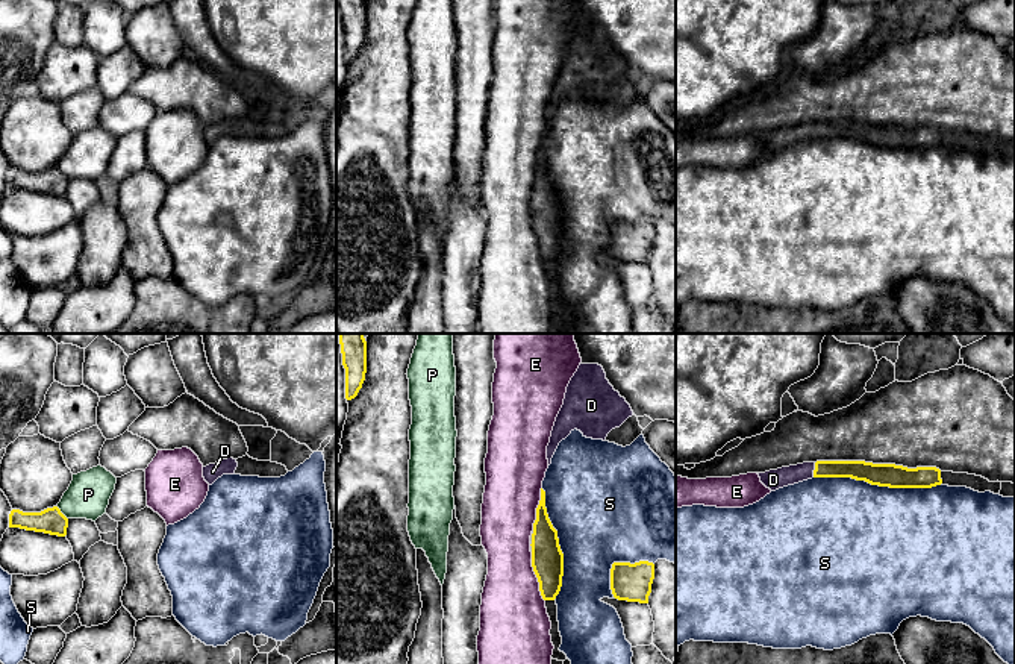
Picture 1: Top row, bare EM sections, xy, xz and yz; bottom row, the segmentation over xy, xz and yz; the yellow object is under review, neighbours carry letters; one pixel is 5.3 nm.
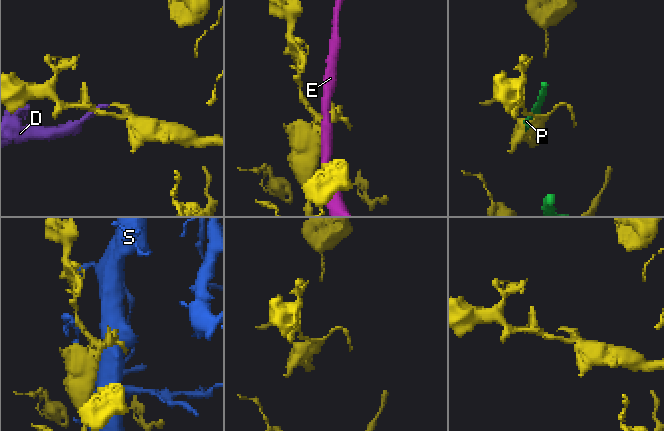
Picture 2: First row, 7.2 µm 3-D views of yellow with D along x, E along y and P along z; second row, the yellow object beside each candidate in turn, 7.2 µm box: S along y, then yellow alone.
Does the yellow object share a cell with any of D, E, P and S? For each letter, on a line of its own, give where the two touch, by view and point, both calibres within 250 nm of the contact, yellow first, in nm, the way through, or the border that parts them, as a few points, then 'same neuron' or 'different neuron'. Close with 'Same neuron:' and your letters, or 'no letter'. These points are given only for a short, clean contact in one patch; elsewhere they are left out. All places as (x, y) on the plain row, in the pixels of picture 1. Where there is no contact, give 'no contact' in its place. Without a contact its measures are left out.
D: yz (814, 131) | 110/110 nm | across yz (859, 131), (814, 131), (773, 140) | same neuron
E: xz (537, 237) | 180/360 nm | different neuron
P: xy (61, 173) | 140/220 nm | different neuron
S: yz (877, 144) | 130/480 nm | different neuron
Same neuron: D

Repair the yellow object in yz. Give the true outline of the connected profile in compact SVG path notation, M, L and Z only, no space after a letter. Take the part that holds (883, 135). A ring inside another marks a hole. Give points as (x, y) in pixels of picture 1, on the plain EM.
M817 121L757 133L760 143L776 152L812 138L851 138L889 149L932 149L942 144L936 127L907 129L865 121Z

